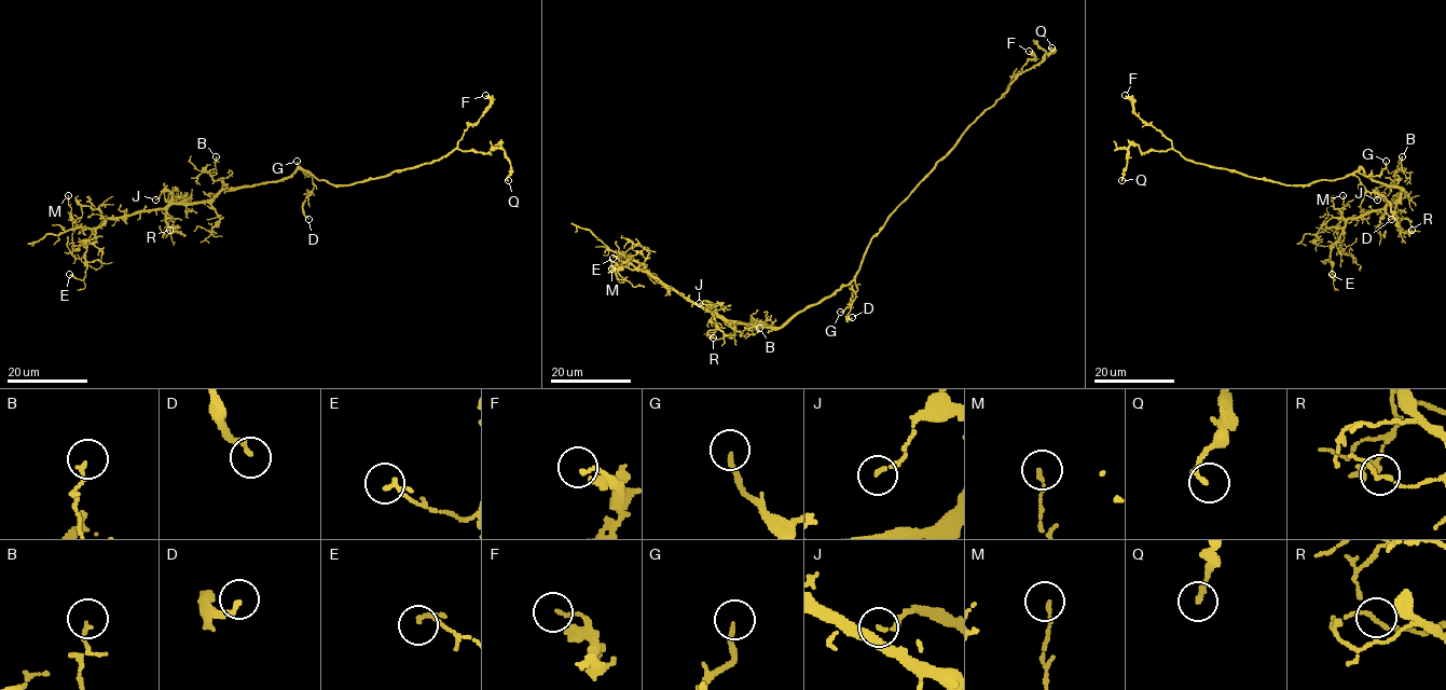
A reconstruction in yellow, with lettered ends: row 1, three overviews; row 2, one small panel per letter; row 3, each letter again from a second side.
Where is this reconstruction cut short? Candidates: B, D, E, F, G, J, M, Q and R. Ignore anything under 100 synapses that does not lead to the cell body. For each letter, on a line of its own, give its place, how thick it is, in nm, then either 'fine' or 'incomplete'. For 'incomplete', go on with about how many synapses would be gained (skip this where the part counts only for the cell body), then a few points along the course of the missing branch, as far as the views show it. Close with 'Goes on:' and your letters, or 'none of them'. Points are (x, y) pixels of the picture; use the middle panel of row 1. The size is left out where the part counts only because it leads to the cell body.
B: place (759, 328); calibre 130 nm; fine
D: place (852, 317); calibre 150 nm; fine
E: place (613, 258); calibre 150 nm; fine
F: place (1029, 51); calibre 120 nm; fine
G: place (840, 312); calibre 180 nm; fine
J: place (699, 303); calibre 150 nm; fine
M: place (611, 268); calibre 140 nm; fine
Q: place (1051, 47); calibre 170 nm; fine
R: place (713, 337); calibre 90 nm; fine
Goes on: none of them

